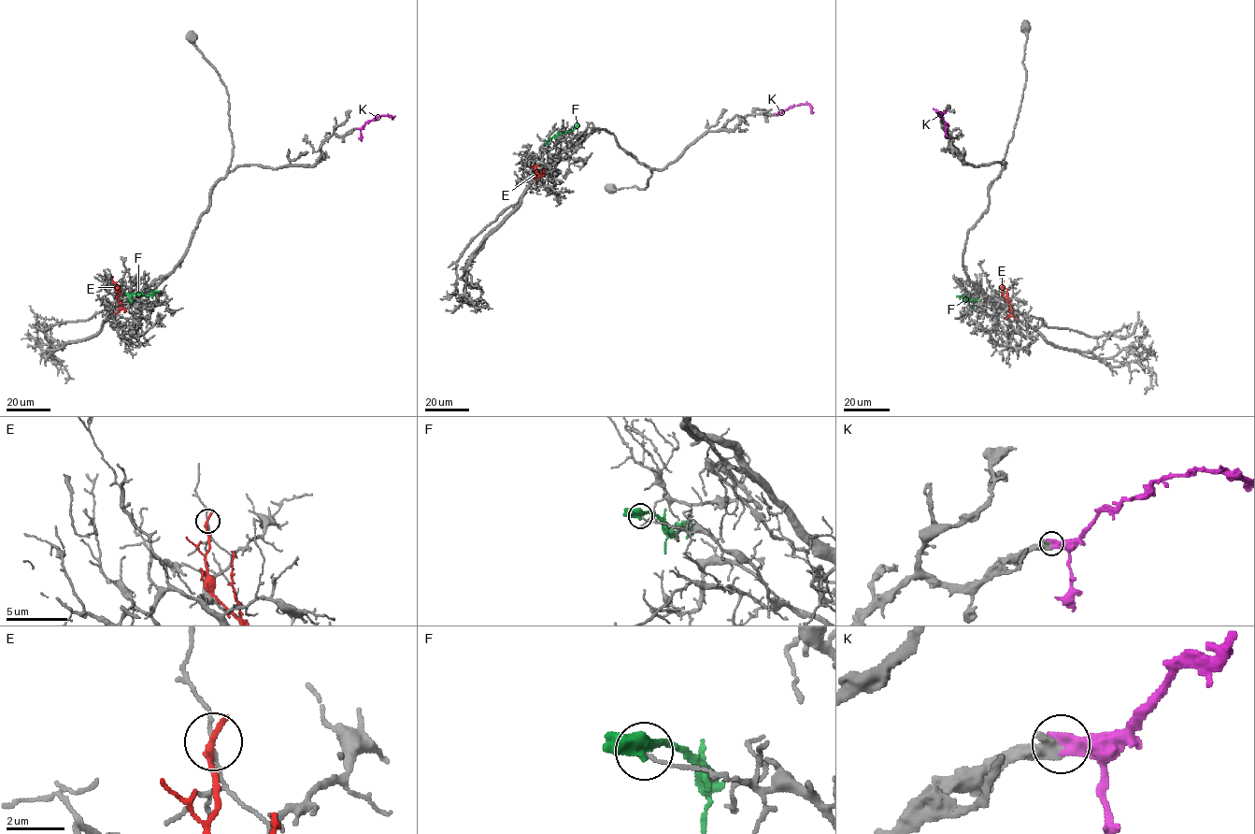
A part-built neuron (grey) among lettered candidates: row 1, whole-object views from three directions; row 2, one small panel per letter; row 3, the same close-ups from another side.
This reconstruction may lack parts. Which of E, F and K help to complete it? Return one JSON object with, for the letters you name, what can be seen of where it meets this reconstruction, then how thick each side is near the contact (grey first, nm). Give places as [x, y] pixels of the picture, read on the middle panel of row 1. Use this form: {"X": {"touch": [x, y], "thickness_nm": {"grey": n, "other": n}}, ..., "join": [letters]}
{"K": {"touch": [776, 115], "thickness_nm": {"grey": 480, "other": 440}}, "join": ["K"]}

